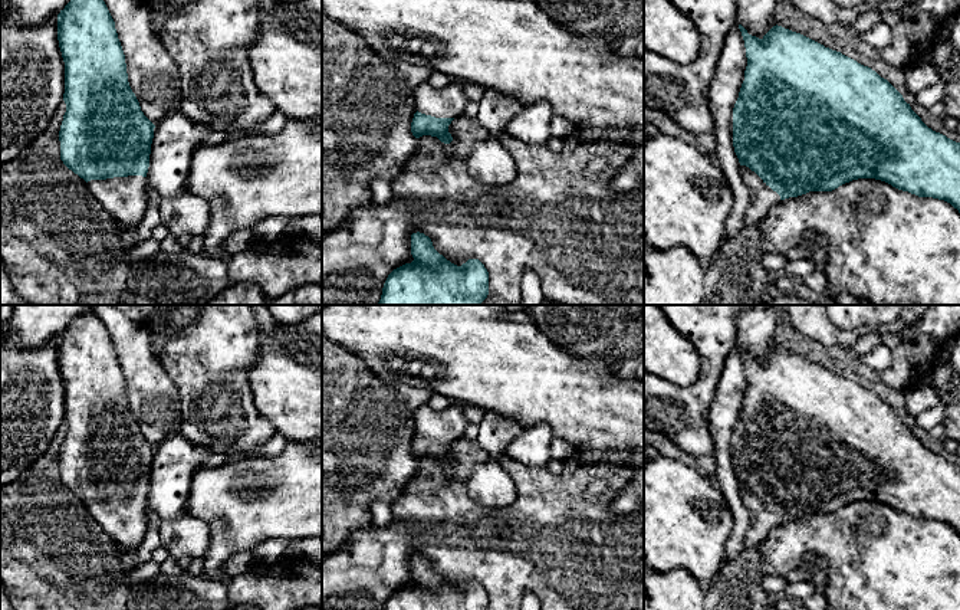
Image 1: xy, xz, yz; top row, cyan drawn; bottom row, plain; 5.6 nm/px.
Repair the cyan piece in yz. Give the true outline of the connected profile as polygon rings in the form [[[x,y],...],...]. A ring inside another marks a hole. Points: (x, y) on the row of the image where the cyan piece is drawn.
[[[739,24],[747,66],[733,108],[733,147],[750,191],[743,224],[760,224],[780,200],[809,191],[832,191],[858,178],[875,178],[918,197],[950,203],[960,213],[960,142],[928,128],[903,95],[875,70],[841,52],[773,26],[762,39]]]

